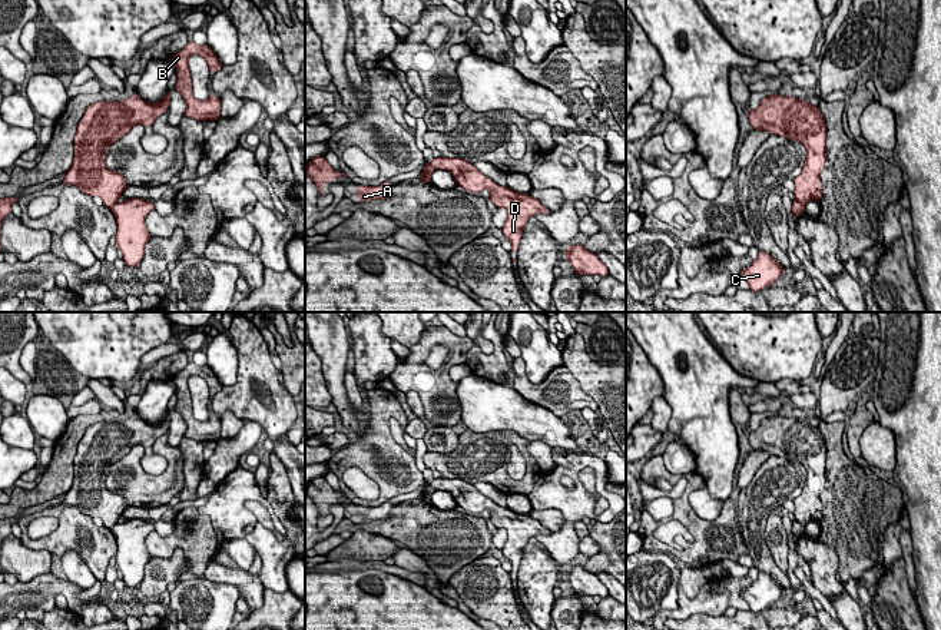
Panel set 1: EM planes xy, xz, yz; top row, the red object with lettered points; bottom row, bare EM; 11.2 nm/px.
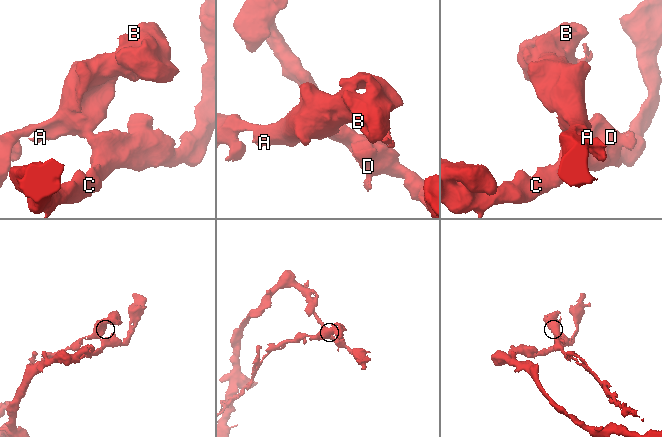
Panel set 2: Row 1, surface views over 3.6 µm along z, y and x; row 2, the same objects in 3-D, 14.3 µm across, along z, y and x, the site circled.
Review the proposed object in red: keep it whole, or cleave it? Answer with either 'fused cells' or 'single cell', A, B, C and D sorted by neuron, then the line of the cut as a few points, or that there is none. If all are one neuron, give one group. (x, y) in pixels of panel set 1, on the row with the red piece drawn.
fused cells; A B / C D; cut in yz along (797, 199), (804, 206)

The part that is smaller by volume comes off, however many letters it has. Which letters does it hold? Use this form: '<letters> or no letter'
A, B

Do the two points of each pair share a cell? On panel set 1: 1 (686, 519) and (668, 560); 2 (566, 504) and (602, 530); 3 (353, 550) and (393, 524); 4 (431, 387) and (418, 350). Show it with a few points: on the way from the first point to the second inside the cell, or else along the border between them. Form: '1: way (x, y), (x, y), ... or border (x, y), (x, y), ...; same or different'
1: border (648, 550), (662, 550), (673, 559); different
2: border (596, 519), (610, 521); different
3: border (351, 533), (365, 530), (391, 540); different
4: way (423, 378), (416, 371), (416, 358); same

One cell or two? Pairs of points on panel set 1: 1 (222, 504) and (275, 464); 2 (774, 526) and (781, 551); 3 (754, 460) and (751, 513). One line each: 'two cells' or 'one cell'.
1: two cells
2: one cell
3: two cells

